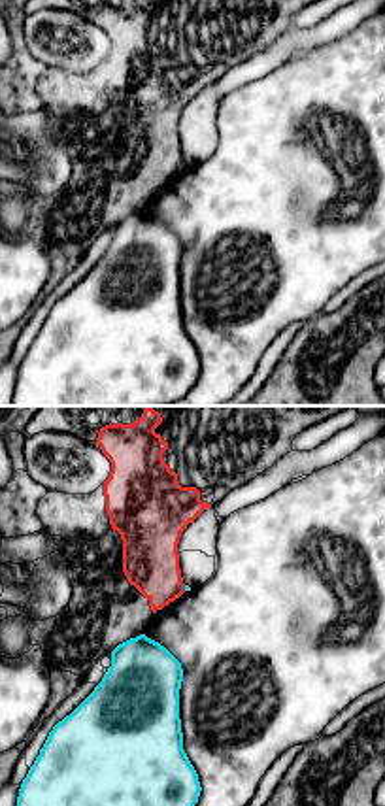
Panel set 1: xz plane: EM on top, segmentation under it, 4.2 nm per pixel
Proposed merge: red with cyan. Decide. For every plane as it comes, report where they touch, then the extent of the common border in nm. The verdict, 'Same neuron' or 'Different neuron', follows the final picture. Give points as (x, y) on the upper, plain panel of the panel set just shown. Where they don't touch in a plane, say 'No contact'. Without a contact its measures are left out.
Touches red at (184, 165). Shared border 30 nm

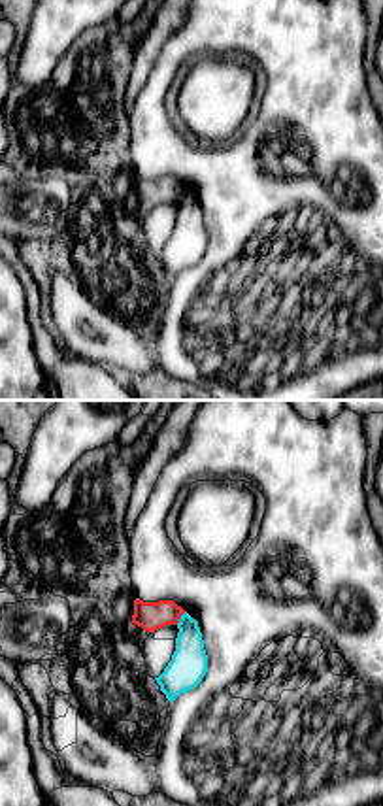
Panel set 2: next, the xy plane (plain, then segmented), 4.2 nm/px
Touches red at (180, 195). Shared border 70 nm

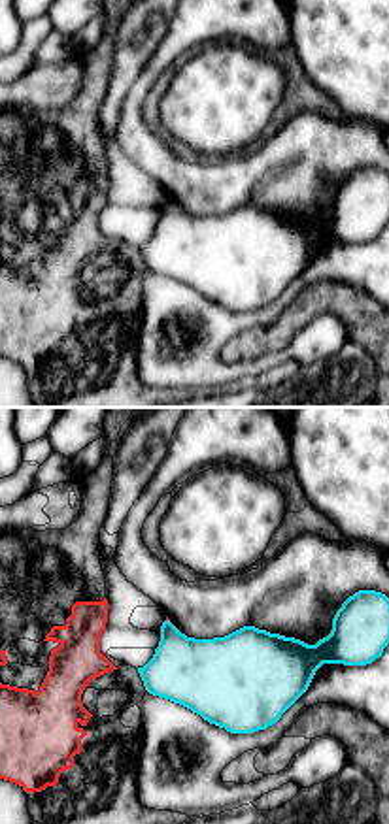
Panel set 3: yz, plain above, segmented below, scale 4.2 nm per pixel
No contact

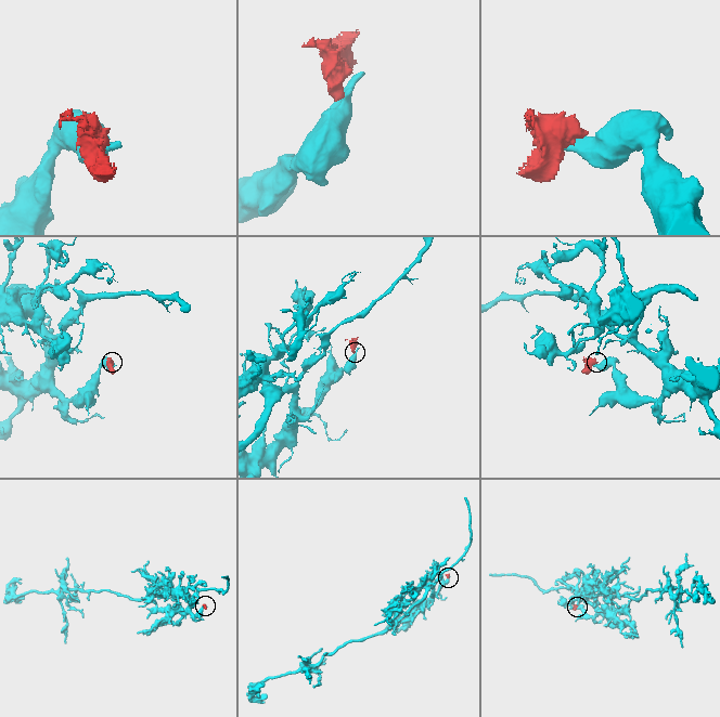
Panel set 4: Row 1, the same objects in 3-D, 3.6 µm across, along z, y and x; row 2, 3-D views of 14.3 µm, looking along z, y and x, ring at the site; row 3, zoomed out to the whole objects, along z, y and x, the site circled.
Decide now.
Different neuron

